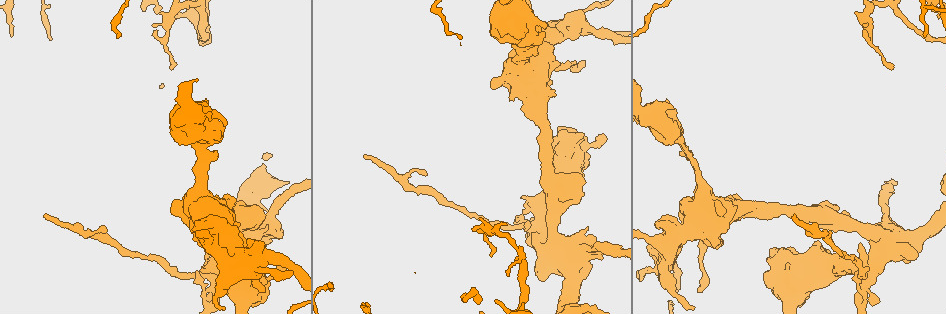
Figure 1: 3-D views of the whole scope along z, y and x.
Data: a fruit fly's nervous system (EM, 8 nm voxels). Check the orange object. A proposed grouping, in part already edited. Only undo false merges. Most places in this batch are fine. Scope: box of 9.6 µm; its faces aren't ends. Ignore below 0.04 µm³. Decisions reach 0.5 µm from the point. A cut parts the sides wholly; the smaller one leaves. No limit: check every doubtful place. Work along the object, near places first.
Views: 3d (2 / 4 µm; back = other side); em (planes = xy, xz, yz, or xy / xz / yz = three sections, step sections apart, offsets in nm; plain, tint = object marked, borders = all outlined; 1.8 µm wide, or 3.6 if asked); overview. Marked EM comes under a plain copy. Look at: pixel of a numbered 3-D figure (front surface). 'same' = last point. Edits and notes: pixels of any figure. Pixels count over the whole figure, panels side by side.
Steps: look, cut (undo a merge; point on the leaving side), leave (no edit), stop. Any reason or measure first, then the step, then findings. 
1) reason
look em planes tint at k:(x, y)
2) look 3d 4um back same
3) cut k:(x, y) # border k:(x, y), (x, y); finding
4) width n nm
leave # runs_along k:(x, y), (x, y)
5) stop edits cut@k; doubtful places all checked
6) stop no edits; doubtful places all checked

look em 3.6um planes tint at 1:(205, 138)

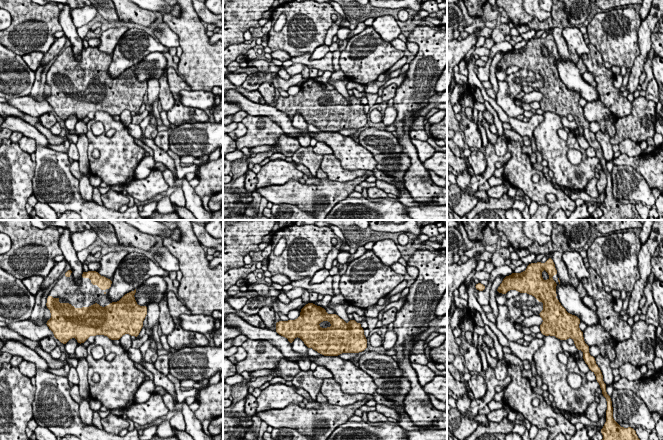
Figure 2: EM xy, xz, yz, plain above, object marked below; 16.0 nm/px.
leave # all the same neuron

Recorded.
three arms meet
look em 3.6um planes borders at 1:(536, 108)

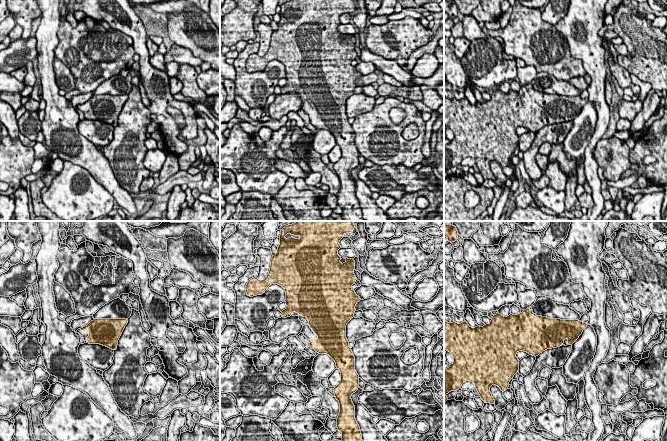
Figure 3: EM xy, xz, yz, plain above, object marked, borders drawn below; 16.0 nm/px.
width 440 nm
leave # all the same neuron

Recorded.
calibre changes
look 3d 4um at 1:(536, 66)

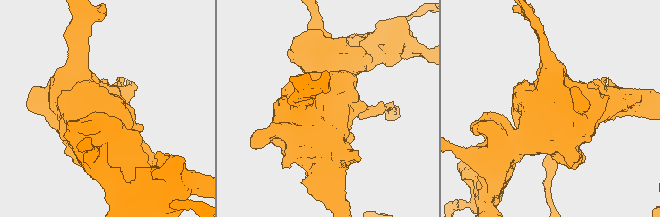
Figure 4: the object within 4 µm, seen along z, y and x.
need the tissue
look em 3.6um planes tint at 4:(331, 111)

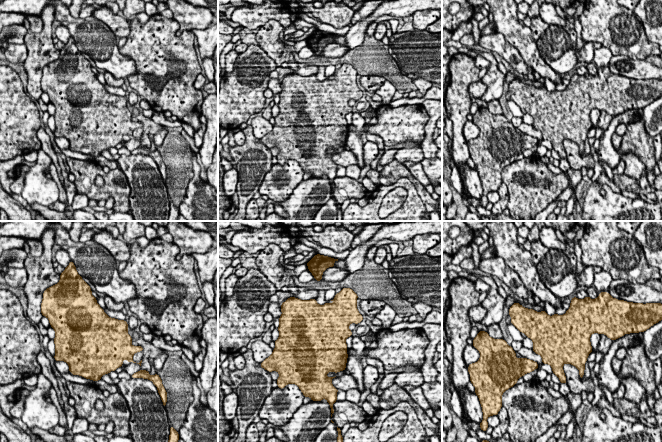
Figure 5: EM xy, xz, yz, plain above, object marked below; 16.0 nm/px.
leave # one neuron here

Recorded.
look em 3.6um yz step 16 tint at 1:(533, 203)

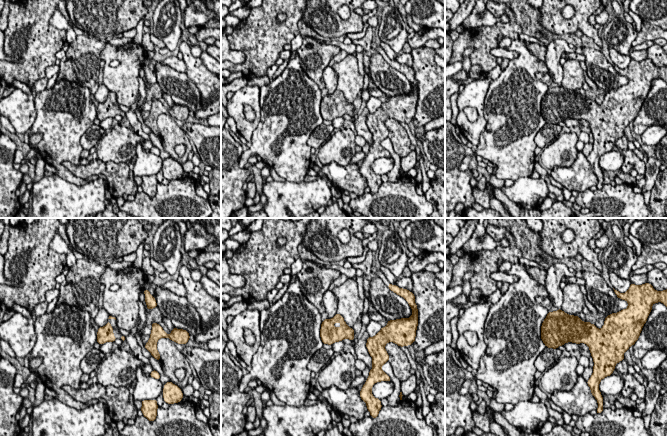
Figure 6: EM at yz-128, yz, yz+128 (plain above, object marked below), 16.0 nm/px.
look em 3.6um xz step 4 tint same

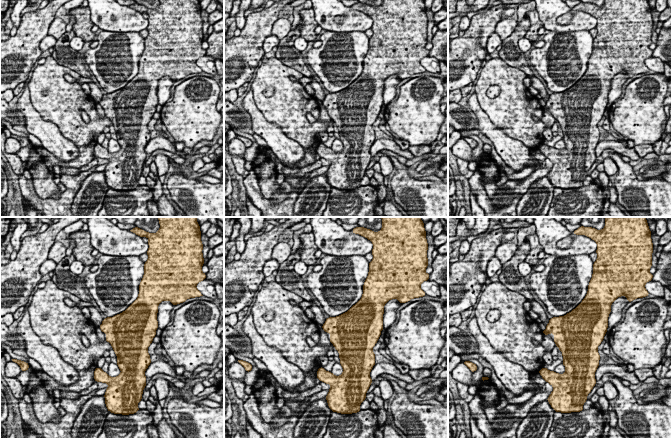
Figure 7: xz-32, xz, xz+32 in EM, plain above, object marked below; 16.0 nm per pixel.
leave # continuous, no second neuron

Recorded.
sudden change in width
look em 3.6um xz step 16 tint at 1:(527, 18)

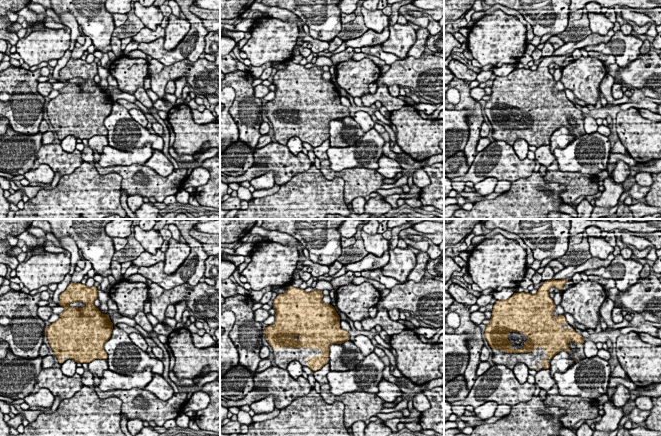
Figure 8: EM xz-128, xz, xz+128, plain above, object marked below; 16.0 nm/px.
cut it another way
look em 3.6um planes tint same

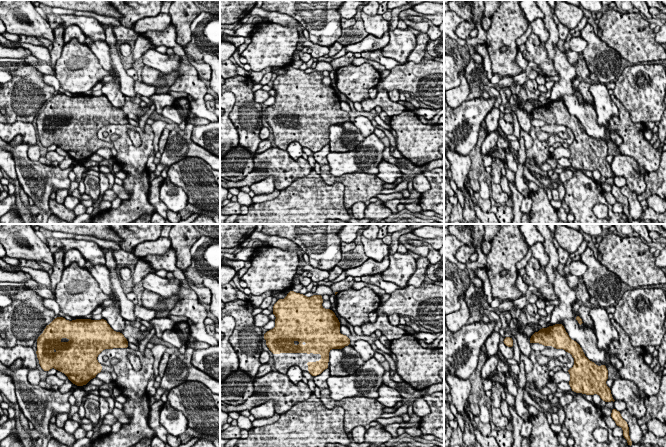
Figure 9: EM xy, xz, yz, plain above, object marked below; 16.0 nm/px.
leave # continuous, no second neuron

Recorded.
abrupt turn
look em 3.6um planes tint at 1:(672, 242)

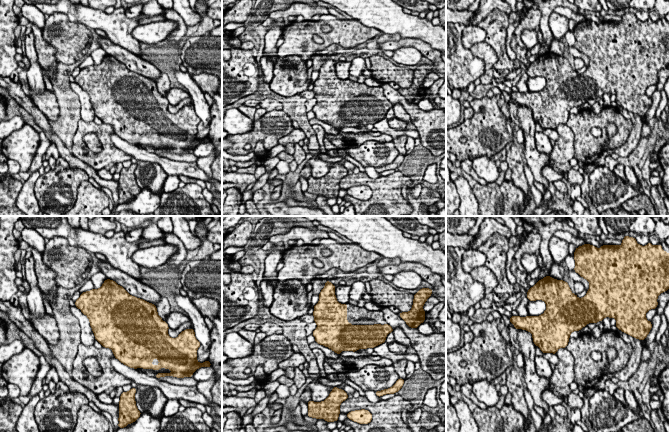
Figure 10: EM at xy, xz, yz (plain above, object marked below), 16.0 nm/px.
width 550 nm
leave # one neuron here

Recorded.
stop no edits; doubtful places all checked

